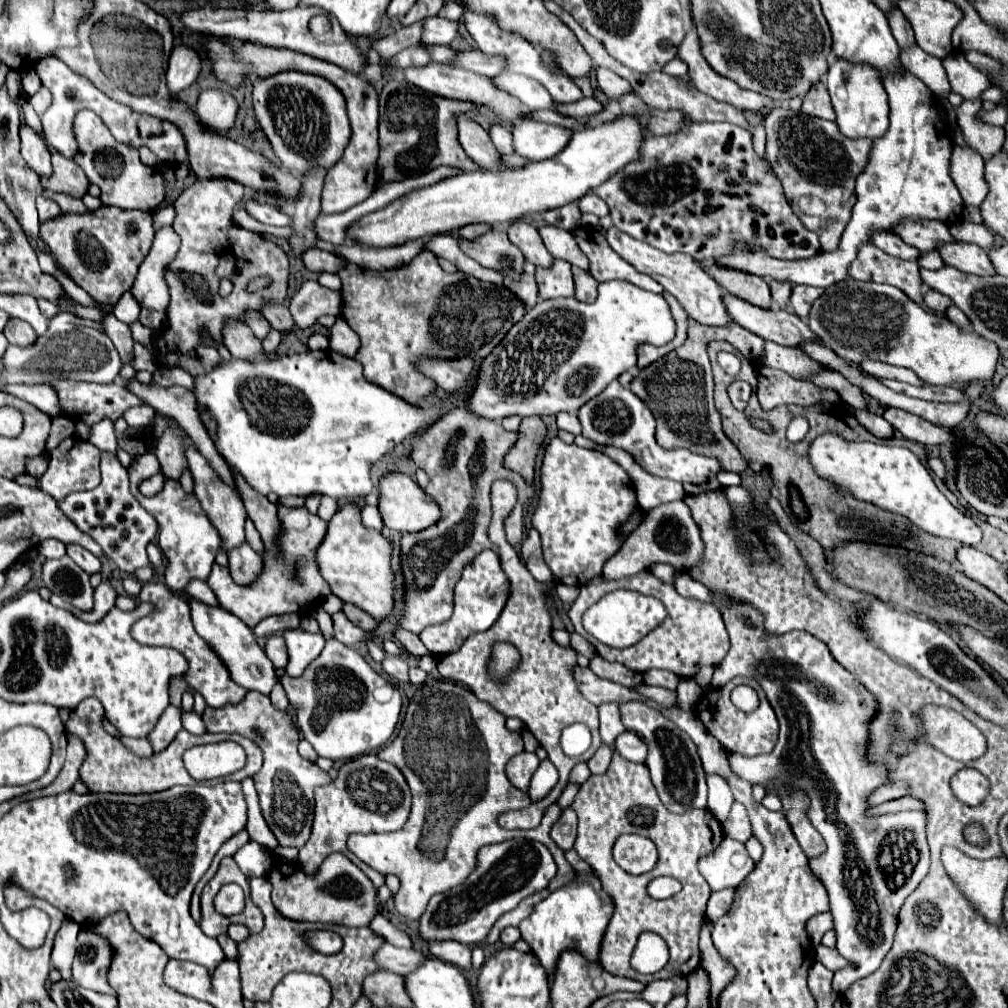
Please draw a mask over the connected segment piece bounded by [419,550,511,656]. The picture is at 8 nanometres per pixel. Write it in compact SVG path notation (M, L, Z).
M493 550L481 552L481 554L475 558L475 562L471 562L471 564L463 570L461 580L459 580L457 586L455 586L455 612L453 612L453 616L451 616L447 622L427 626L427 628L419 634L421 642L423 642L435 656L445 656L445 654L451 654L453 650L459 650L459 648L461 648L461 642L465 642L465 638L469 638L469 634L485 632L485 630L489 630L489 628L495 624L495 620L499 618L501 610L503 610L505 604L507 604L509 592L511 592L511 584L509 584L507 574L505 574L503 568L501 568L499 554L493 552Z

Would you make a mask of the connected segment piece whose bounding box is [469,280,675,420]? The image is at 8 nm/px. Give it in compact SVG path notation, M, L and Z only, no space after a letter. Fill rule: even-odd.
M611 280L611 282L601 282L599 284L599 296L593 304L585 304L585 302L579 302L577 298L555 298L555 300L541 300L537 302L537 306L533 306L521 322L517 322L509 332L507 336L499 342L499 346L495 346L495 350L483 360L481 364L481 372L479 372L479 378L477 378L477 386L469 398L469 408L475 412L475 414L481 414L485 418L493 418L493 420L501 420L505 416L511 416L511 414L519 414L519 416L531 416L531 414L539 414L539 416L549 416L549 414L557 414L557 412L577 412L587 400L595 398L597 394L601 394L607 384L611 384L613 380L617 380L623 372L635 368L637 364L637 348L641 344L653 344L653 346L665 346L669 344L671 340L675 338L675 320L671 316L671 310L669 310L669 304L665 302L665 298L661 294L653 294L653 292L647 292L647 290L641 290L629 282L617 282L617 280Z

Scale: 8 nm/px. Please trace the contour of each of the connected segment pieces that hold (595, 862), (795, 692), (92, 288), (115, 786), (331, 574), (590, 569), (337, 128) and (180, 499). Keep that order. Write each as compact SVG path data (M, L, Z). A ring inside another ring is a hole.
M617 754L613 756L613 764L605 774L591 776L581 786L579 794L573 800L573 810L577 812L579 818L575 852L593 868L593 872L601 880L603 890L613 900L613 916L601 940L599 964L613 976L639 980L643 984L649 984L651 980L659 980L659 978L691 974L701 962L699 932L701 932L701 924L705 922L705 906L711 894L711 888L707 880L701 876L697 862L701 857L712 853L722 840L722 836L720 840L718 837L715 838L708 825L708 811L693 808L684 814L670 812L661 804L655 786L651 784L647 766L625 762L625 758L617 758ZM621 834L641 834L655 842L658 860L651 872L643 876L633 876L615 864L611 850L613 850L613 842ZM658 871L663 871L664 875L671 878L677 878L683 884L679 896L653 900L647 894L647 884L653 878L661 876ZM647 930L661 934L661 938L667 942L671 952L667 966L653 976L645 976L629 968L629 960L637 944L637 938L641 932Z
M715 594L713 600L721 604L719 608L731 638L731 648L715 668L711 684L721 688L735 676L759 680L781 728L779 742L771 754L753 758L729 754L729 766L733 774L751 784L759 782L765 786L769 774L797 778L797 786L805 788L811 796L809 820L825 838L827 852L811 860L809 866L829 890L837 950L853 964L837 970L833 976L833 990L843 994L855 980L873 974L881 966L893 944L899 910L905 898L925 878L929 864L925 836L927 816L923 812L867 816L869 796L889 780L887 766L869 760L869 724L877 716L879 704L853 674L827 656L827 646L805 630L787 632L779 638L767 636L757 610L745 604L721 602ZM885 836L887 864L881 864L879 858L885 850Z
M101 206L93 214L63 214L55 220L43 222L39 228L39 238L47 244L49 252L55 256L57 266L81 286L99 304L117 304L119 296L125 294L139 270L139 264L149 254L155 238L153 214L139 210L121 210L113 206ZM129 226L135 230L129 232Z
M87 698L83 700L69 716L69 720L65 722L65 728L69 734L75 734L77 738L83 740L85 744L85 750L87 750L87 756L83 760L83 766L79 770L81 774L81 780L89 786L91 792L103 792L103 793L122 793L122 794L140 794L161 792L161 790L167 790L167 788L173 788L177 784L181 786L191 786L195 780L189 776L189 772L185 770L183 766L183 752L191 746L197 746L197 744L209 744L211 740L235 740L237 744L241 744L247 752L247 764L241 772L235 772L235 774L229 774L224 780L216 779L216 784L233 780L241 781L243 778L253 778L261 766L263 766L263 754L261 754L261 748L251 742L249 738L245 736L239 736L239 734L203 734L203 736L193 736L189 734L187 730L181 730L177 734L177 738L161 752L157 754L151 754L149 758L141 758L141 756L135 756L131 750L127 750L121 740L109 736L105 730L103 730L103 718L105 718L105 712L103 712L103 706L99 700L93 700L93 698Z
M345 504L329 522L325 542L317 550L317 564L335 596L339 596L343 602L359 606L377 622L383 622L391 616L395 604L391 552L393 546L389 538L385 538L379 530L371 530L361 524L361 508L355 504Z
M553 438L549 442L549 446L545 450L543 466L541 466L541 494L539 494L537 510L532 517L532 527L541 534L545 562L561 584L579 588L587 584L589 580L601 576L603 564L619 552L619 548L623 546L623 542L627 538L625 532L621 530L621 526L636 511L641 512L642 516L645 514L637 502L635 486L633 486L629 474L621 466L617 466L617 462L613 462L603 452L577 448L575 444L565 444L559 438ZM567 446L571 446L571 452L565 452L561 458L561 448L567 448ZM583 460L587 460L585 466L581 464Z
M281 72L275 78L251 78L251 82L255 116L287 170L303 178L315 166L329 170L343 156L351 138L351 126L345 98L331 82L301 72Z
M145 452L143 456L135 456L129 466L131 492L141 502L141 506L145 506L145 510L149 510L159 522L159 546L167 558L167 570L165 570L167 586L173 592L183 592L191 578L205 580L209 576L209 570L215 562L215 554L221 546L221 538L219 538L219 532L215 530L215 526L211 524L209 516L201 508L201 502L197 500L197 496L185 492L183 486L179 484L179 480L165 478L163 490L153 498L147 498L139 492L143 474L159 474L159 472L161 472L161 464L155 454Z

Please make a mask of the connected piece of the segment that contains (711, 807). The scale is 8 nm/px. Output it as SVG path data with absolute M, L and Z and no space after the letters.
M707 776L707 786L709 786L709 798L707 798L707 810L719 820L725 822L729 816L733 805L733 794L727 780L721 776Z

